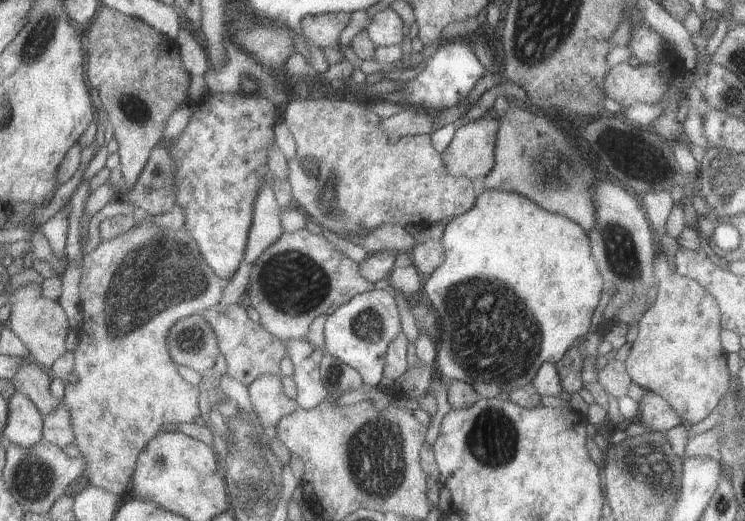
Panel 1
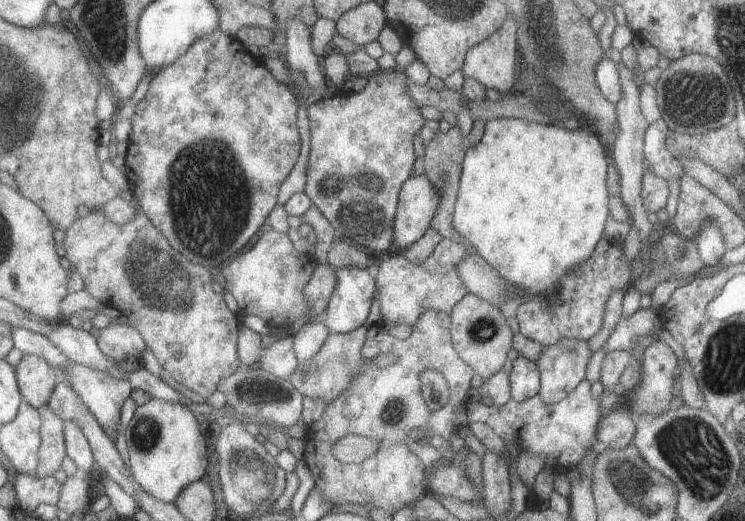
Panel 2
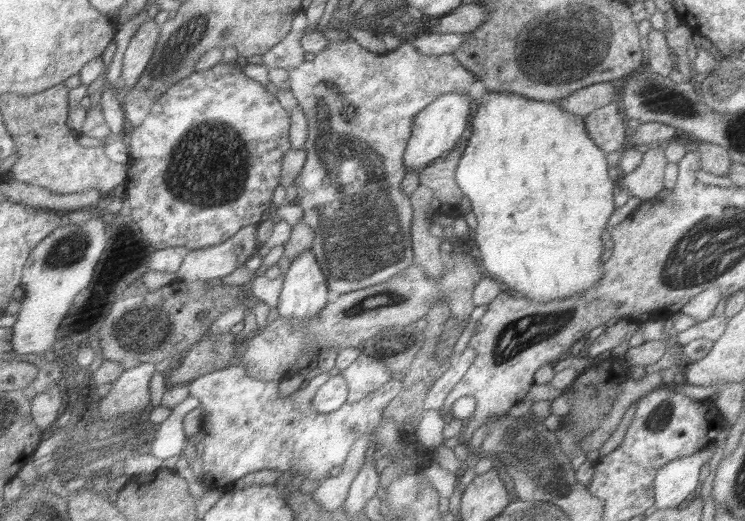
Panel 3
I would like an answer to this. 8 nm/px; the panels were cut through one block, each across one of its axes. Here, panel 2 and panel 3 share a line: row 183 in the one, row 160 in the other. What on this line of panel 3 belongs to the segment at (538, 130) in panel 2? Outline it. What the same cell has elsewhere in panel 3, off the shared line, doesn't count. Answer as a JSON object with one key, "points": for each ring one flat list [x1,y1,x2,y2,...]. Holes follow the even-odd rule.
{"points":[[479,90,479,102,477,102,477,110,475,110,471,126,473,126,473,136,469,138,471,144,465,150,465,156,459,164,457,182,459,182,459,188,463,190,463,194,473,202,473,210,475,210,475,216,477,216,477,228,475,228,471,238,477,240,477,246,479,246,479,252,481,252,483,272,487,276,493,276,495,280,499,280,503,284,503,290,511,292,513,296,527,298,533,304,561,302,561,300,567,300,571,296,579,296,581,292,597,286,601,282,601,276,603,276,601,256,603,256,605,248,603,248,601,236,607,230,607,222,609,222,611,214,617,208,615,208,615,202,613,202,613,190,615,190,613,186,615,184,607,176,607,162,605,162,607,154,603,150,599,150,597,144,585,132,583,116,569,114,553,102,549,104,549,102,539,102,539,100,515,96,515,94,497,94,497,92,489,92,489,90]]}

